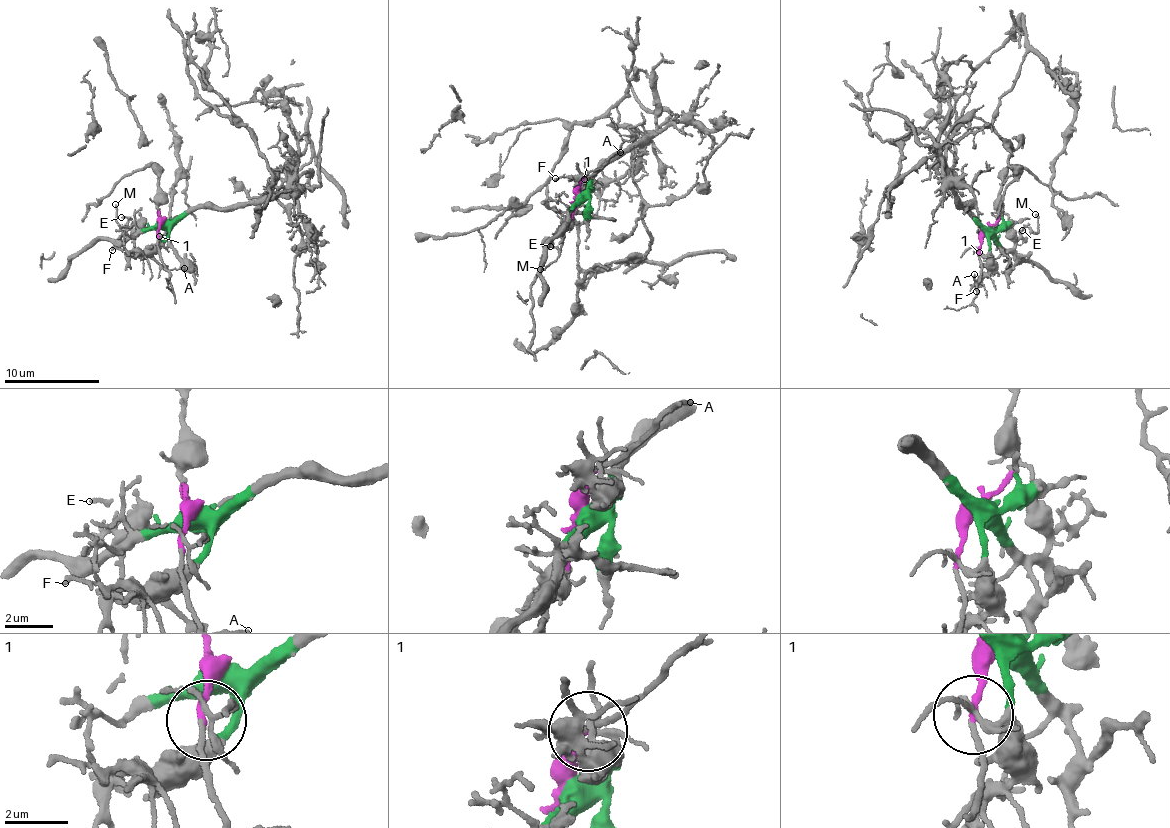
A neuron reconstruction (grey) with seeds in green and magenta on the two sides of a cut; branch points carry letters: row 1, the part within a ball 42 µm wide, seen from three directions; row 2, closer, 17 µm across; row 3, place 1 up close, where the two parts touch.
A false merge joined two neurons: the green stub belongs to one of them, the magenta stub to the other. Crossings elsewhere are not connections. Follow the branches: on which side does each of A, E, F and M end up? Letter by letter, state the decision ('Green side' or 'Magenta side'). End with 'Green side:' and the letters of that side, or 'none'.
A: Magenta side
E: Green side
F: Green side
M: Green side
Green side: E, F, M

